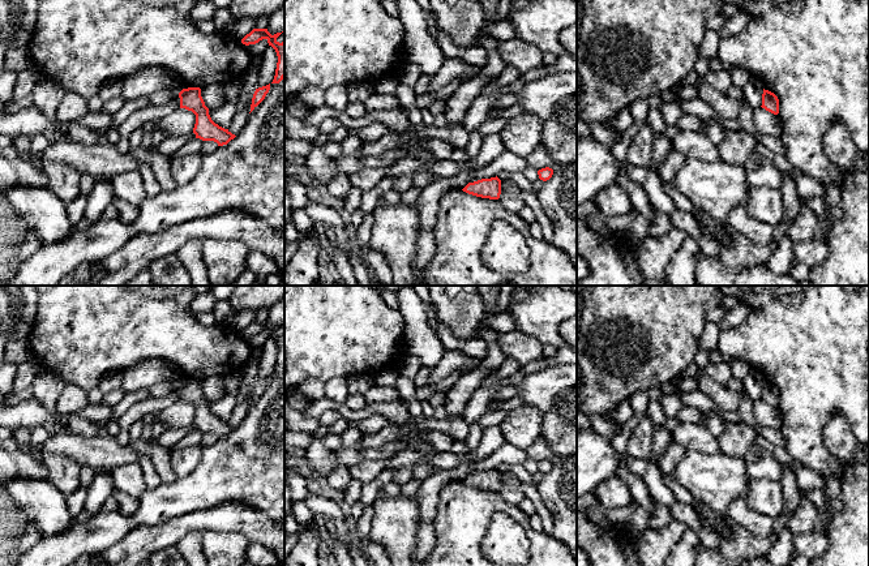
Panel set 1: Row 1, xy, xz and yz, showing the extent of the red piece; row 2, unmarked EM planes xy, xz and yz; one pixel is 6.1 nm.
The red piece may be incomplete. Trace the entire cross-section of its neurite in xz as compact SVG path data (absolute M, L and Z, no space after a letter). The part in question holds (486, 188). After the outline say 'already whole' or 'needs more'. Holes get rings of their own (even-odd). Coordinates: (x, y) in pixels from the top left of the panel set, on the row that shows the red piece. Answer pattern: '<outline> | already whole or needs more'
M497 176L481 179L468 183L462 190L481 198L498 200L501 194L501 180Z | already whole

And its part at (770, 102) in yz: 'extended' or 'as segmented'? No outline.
as segmented

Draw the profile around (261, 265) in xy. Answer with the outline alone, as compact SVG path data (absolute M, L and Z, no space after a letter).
M249 250L245 267L254 273L257 279L265 279L269 274L281 273L271 258L256 250Z

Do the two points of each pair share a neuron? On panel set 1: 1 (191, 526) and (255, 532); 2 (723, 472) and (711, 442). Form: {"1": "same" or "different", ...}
{"1": "same", "2": "different"}

